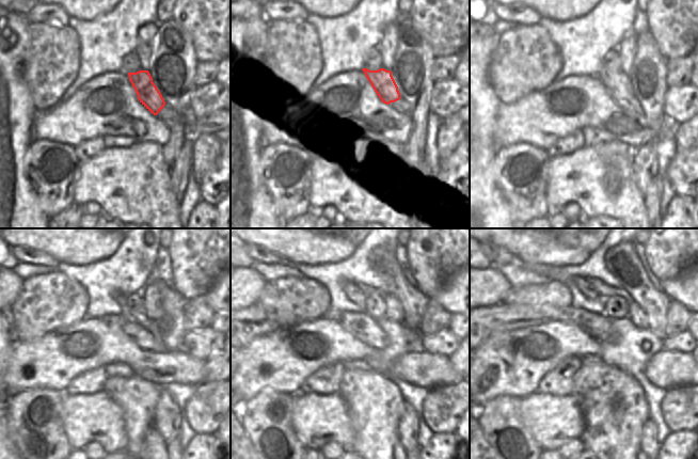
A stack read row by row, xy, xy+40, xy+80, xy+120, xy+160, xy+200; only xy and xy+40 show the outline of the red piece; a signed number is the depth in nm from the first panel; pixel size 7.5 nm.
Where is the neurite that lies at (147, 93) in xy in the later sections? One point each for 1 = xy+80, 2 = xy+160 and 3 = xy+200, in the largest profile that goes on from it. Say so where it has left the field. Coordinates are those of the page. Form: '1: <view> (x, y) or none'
1: xy+80 (620, 82)
2: xy+160 (352, 291)
3: xy+200 (580, 282)

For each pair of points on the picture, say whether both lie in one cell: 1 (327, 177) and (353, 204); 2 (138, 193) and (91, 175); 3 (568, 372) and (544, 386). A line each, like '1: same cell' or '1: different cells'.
1: same cell
2: same cell
3: same cell

